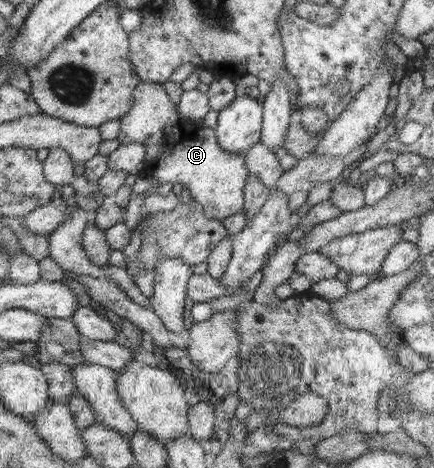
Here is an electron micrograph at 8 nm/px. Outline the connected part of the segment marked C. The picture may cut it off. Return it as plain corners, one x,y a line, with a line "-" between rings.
141,82
137,85
133,98
135,98
135,105
131,106
129,113
118,119
120,131
116,139
120,144
137,142
145,145
145,164
151,167
149,175
154,177
159,185
181,183
201,204
207,217
224,220
226,217
233,217
241,211
244,206
244,187
250,175
245,166
244,155
223,151
218,142
216,131
206,127
202,120
183,119
179,115
175,103
165,92
163,85

